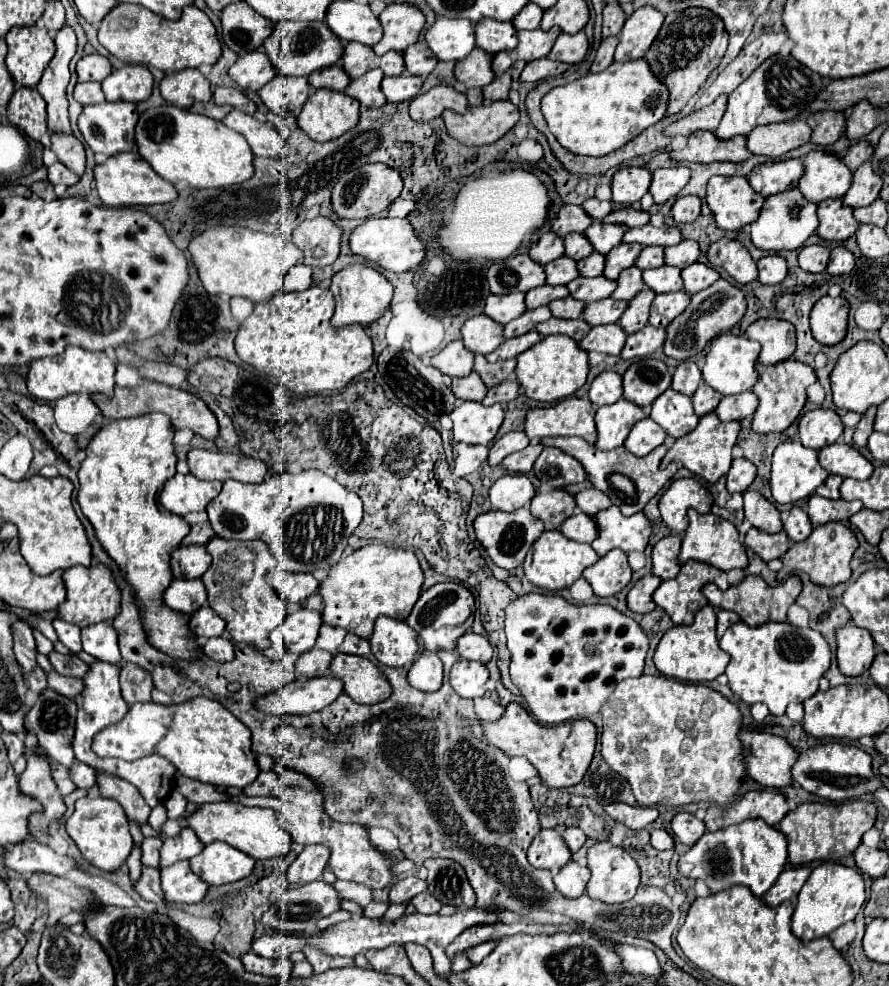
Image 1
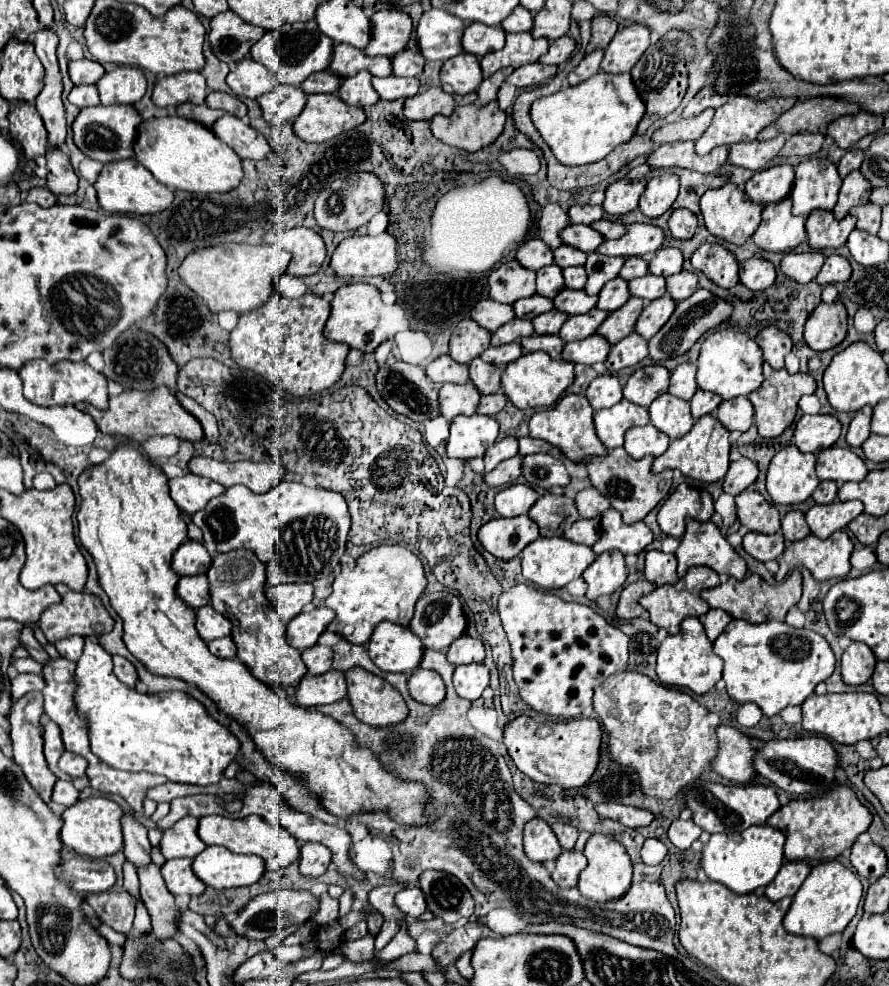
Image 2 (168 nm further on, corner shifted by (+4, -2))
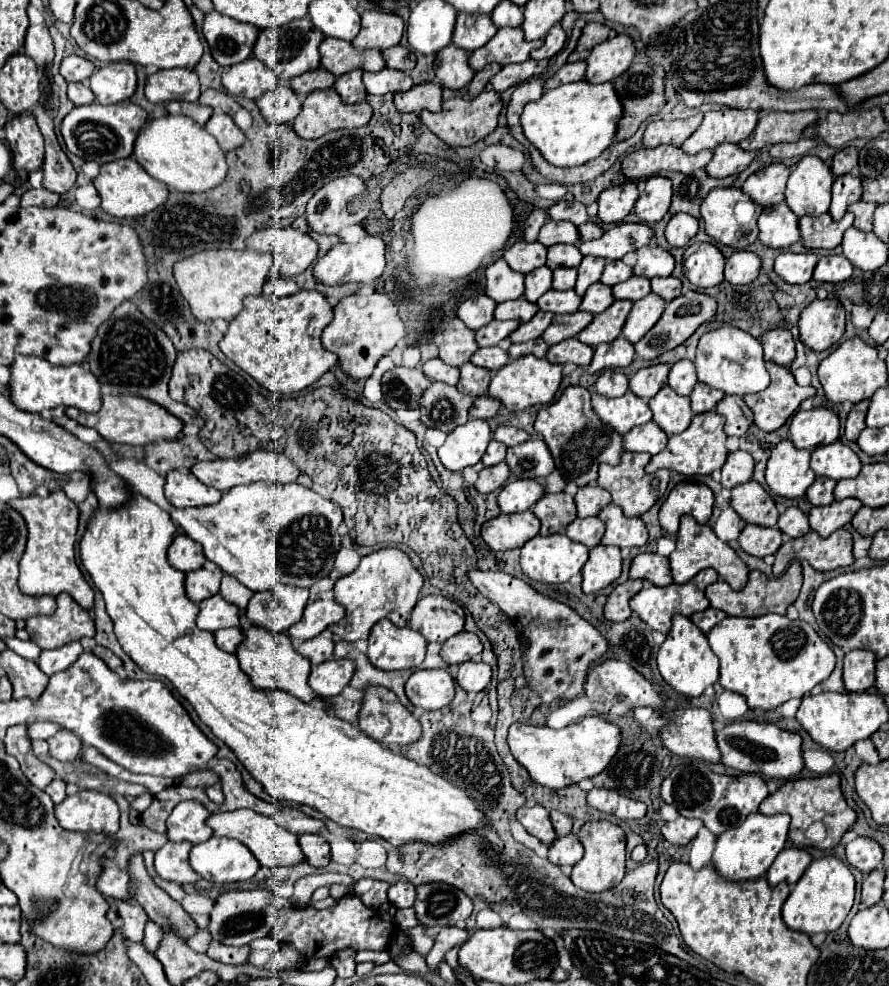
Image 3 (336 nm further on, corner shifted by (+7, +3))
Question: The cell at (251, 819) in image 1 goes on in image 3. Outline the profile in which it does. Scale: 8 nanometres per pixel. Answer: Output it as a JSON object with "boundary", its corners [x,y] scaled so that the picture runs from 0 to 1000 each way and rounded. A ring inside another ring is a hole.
{"boundary":[[[267,820],[260,825],[242,825],[235,829],[235,839],[242,843],[244,849],[262,849],[271,853],[276,859],[280,859],[280,863],[289,869],[289,873],[296,879],[327,879],[343,873],[341,863],[334,855],[334,847],[330,847],[327,843],[307,835],[307,831],[296,829],[287,823]]]}

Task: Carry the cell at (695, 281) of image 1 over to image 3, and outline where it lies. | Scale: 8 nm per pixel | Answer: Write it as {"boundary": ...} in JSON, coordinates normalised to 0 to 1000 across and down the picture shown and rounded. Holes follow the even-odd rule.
{"boundary":[[[739,281],[732,283],[732,295],[746,301],[748,305],[755,305],[757,301],[766,299],[766,285],[759,281]]]}

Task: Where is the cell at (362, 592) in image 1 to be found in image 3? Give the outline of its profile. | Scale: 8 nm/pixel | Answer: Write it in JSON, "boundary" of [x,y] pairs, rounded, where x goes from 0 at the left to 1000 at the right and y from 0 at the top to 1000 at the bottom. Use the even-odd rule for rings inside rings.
{"boundary":[[[435,555],[417,563],[411,563],[404,577],[384,585],[377,591],[377,610],[384,612],[390,622],[384,632],[372,634],[370,638],[384,648],[399,652],[404,648],[413,648],[417,636],[429,628],[438,628],[447,636],[456,636],[471,608],[474,595],[476,595],[476,585],[453,559]]]}

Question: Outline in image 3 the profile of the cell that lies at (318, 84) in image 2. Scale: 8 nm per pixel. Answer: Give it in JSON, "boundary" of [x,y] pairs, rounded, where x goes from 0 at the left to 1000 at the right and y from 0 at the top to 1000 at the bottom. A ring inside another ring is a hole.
{"boundary":[[[359,68],[359,70],[352,70],[348,74],[341,74],[341,76],[332,78],[327,82],[327,90],[334,96],[341,98],[341,96],[348,96],[348,94],[352,94],[357,90],[372,90],[375,84],[377,84],[377,78],[370,72],[366,72],[366,70]]]}

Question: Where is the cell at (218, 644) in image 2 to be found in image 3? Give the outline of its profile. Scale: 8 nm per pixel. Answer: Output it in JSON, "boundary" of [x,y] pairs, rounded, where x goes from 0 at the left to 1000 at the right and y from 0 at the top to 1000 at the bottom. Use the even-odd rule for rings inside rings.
{"boundary":[[[271,636],[264,638],[249,638],[242,642],[242,652],[246,658],[255,660],[255,662],[264,662],[269,652],[276,648],[276,642]]]}

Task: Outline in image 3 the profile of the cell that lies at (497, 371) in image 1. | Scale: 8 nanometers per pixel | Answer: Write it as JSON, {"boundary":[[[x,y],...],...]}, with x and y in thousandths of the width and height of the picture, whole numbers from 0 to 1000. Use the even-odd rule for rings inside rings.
{"boundary":[[[523,368],[519,372],[519,384],[514,388],[514,395],[523,401],[530,401],[530,403],[541,403],[548,399],[548,392],[550,392],[550,384],[552,384],[552,378],[548,374],[541,374],[532,368]]]}

